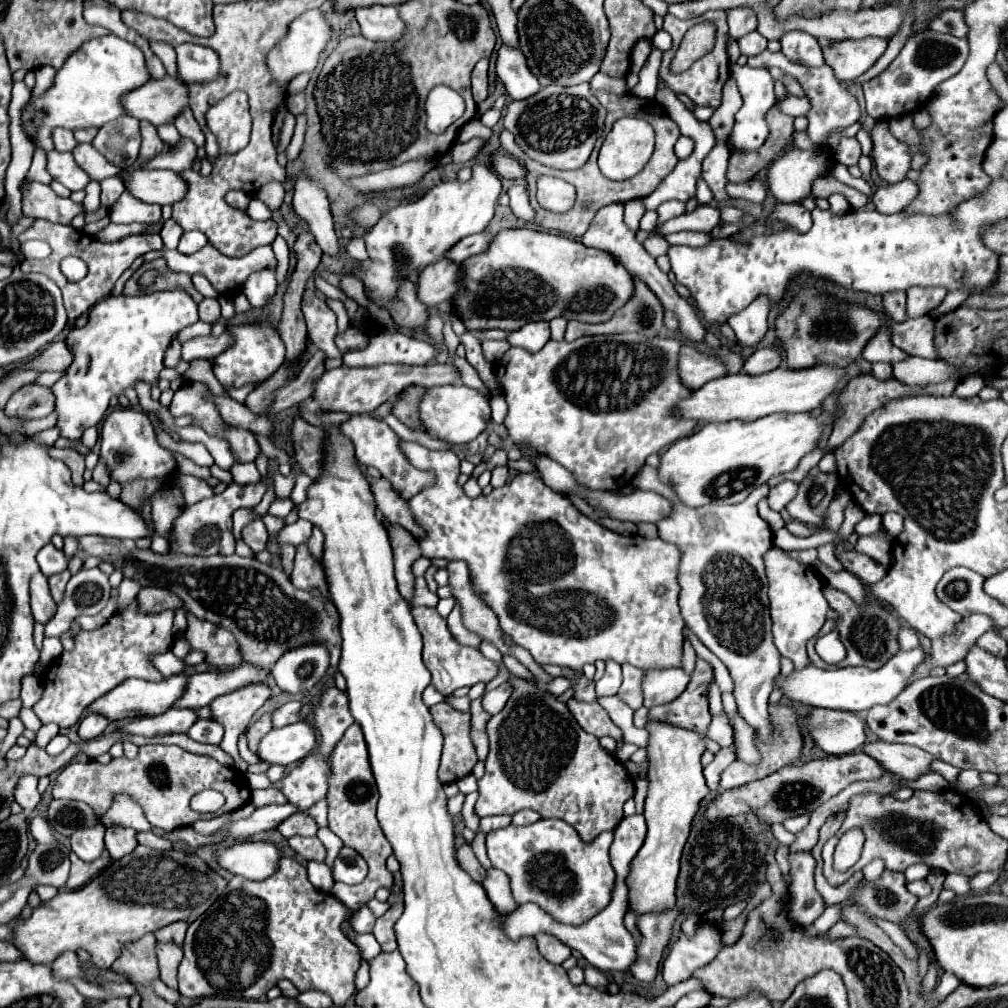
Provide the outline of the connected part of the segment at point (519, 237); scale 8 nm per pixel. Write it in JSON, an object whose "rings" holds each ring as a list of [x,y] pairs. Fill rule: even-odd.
{"rings":[[[504,229],[494,237],[486,253],[464,261],[464,279],[454,305],[466,329],[514,331],[530,321],[552,321],[554,317],[604,323],[616,313],[616,309],[630,301],[632,293],[632,275],[606,251],[586,247],[580,241],[562,235],[540,233],[534,229]]]}

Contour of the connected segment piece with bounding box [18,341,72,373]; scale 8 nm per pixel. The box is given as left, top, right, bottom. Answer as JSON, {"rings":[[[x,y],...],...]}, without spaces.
{"rings":[[[54,341],[46,349],[42,349],[36,359],[30,359],[18,367],[44,373],[44,371],[64,371],[70,363],[72,363],[72,353],[68,351],[66,343]]]}

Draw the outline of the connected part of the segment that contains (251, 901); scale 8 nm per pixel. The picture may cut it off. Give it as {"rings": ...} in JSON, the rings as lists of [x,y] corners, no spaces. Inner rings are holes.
{"rings":[[[288,857],[280,861],[280,869],[266,881],[250,881],[236,875],[212,907],[188,927],[184,959],[178,967],[178,991],[190,999],[230,997],[256,1001],[266,997],[268,989],[280,979],[288,979],[298,991],[324,991],[332,997],[334,1005],[342,1007],[354,993],[354,975],[360,965],[358,949],[340,931],[346,911],[340,899],[318,891],[308,881],[304,865]]]}

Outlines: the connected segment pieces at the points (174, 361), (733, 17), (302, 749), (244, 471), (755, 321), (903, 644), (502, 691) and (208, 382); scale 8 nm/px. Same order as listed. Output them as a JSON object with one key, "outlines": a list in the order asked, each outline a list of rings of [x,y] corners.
{"outlines":[[[[174,337],[172,339],[172,345],[168,347],[168,351],[166,351],[166,355],[164,355],[164,365],[166,367],[172,367],[172,369],[176,369],[176,365],[180,363],[180,349],[182,349],[182,345],[180,345],[180,341],[178,341],[178,337]]],[[[732,9],[728,11],[728,25],[730,25],[730,37],[744,37],[750,31],[756,31],[758,19],[752,9]]],[[[310,721],[272,729],[258,747],[258,757],[272,765],[290,765],[318,747],[318,733]]],[[[255,462],[238,463],[230,469],[234,483],[239,485],[247,485],[256,483],[261,479],[261,474],[257,469]]],[[[760,295],[746,309],[728,319],[728,325],[734,329],[736,339],[742,345],[756,345],[766,335],[768,311],[770,311],[770,299],[768,295]]],[[[909,628],[901,629],[898,635],[900,651],[908,651],[919,645],[917,633]]],[[[502,683],[500,687],[496,687],[492,691],[486,691],[482,695],[484,711],[490,713],[490,715],[496,715],[498,711],[502,711],[506,701],[508,701],[508,697],[510,697],[510,693],[512,693],[512,685],[510,683]]],[[[194,359],[194,361],[190,363],[190,369],[188,369],[186,377],[188,377],[190,381],[200,381],[200,383],[204,383],[214,395],[226,395],[226,393],[224,393],[224,387],[220,385],[220,381],[212,375],[212,365],[210,365],[208,359]]]]}

